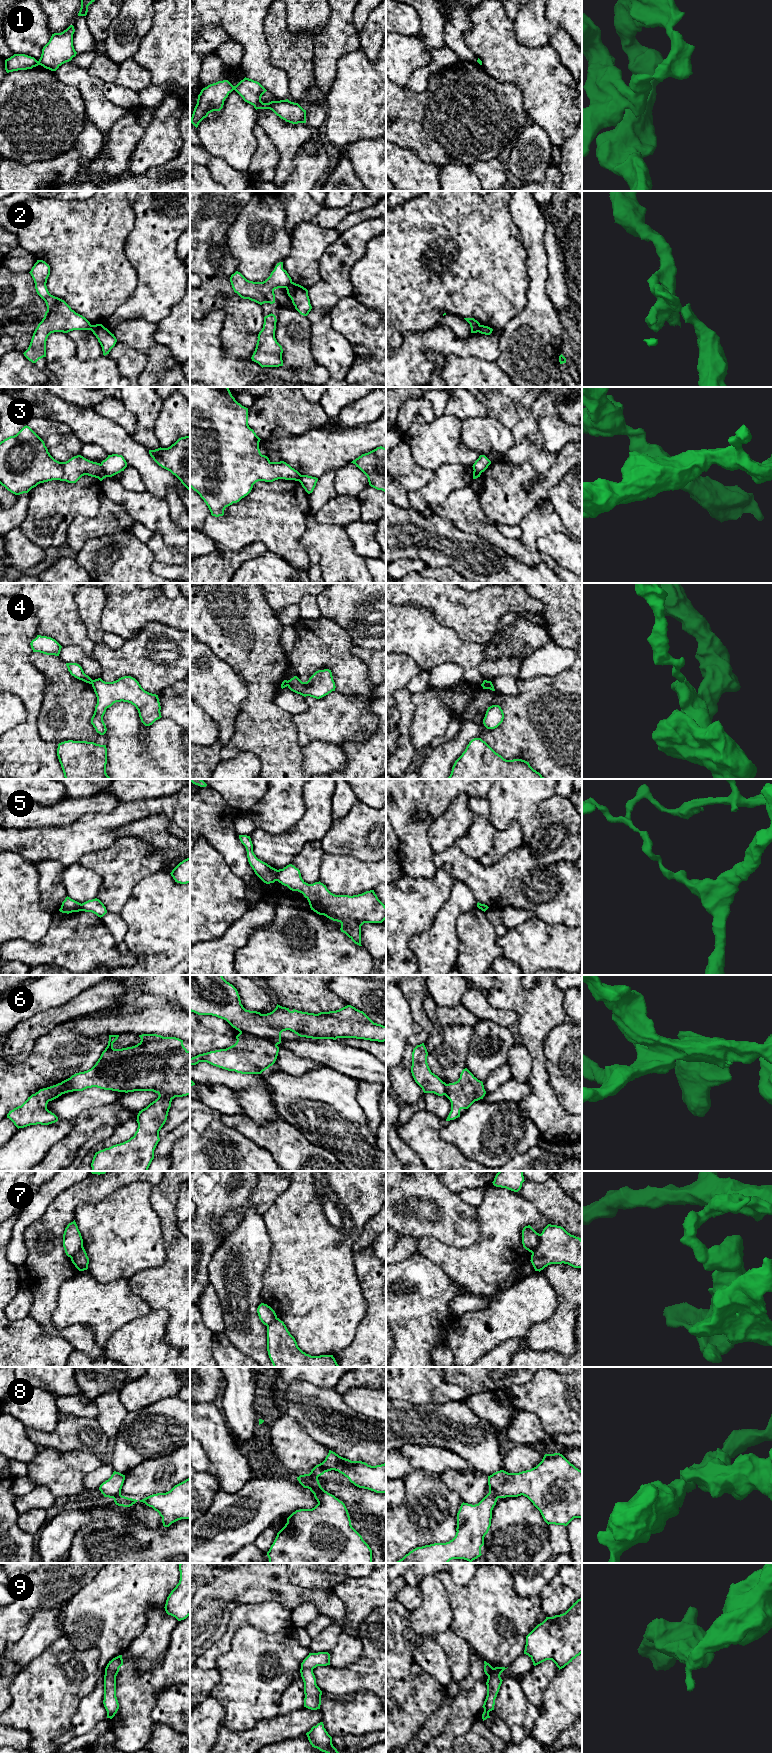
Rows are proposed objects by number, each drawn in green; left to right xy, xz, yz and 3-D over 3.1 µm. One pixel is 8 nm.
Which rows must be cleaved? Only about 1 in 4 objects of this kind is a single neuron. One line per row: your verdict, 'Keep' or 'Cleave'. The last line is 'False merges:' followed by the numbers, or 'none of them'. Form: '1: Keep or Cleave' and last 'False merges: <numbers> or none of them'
1: Cleave
2: Cleave
3: Cleave
4: Cleave
5: Cleave
6: Cleave
7: Cleave
8: Cleave
9: Cleave
False merges: 1, 2, 3, 4, 5, 6, 7, 8, 9

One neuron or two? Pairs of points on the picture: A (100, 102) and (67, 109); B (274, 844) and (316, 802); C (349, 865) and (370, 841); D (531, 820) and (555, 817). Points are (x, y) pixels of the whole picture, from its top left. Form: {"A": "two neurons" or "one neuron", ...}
{"A": "two neurons", "B": "one neuron", "C": "two neurons", "D": "two neurons"}

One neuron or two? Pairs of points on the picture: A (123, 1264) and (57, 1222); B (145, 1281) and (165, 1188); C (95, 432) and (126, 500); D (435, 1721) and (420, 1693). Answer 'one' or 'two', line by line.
A: two
B: one
C: two
D: two

